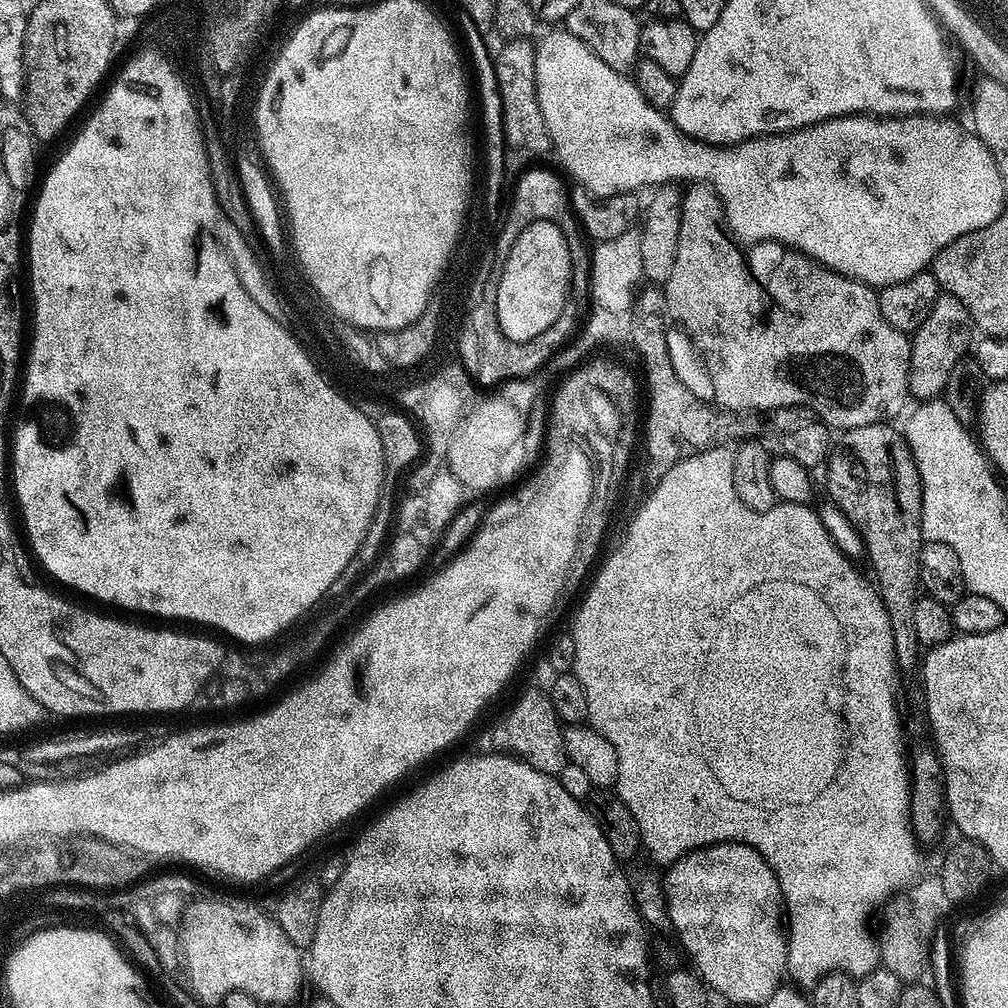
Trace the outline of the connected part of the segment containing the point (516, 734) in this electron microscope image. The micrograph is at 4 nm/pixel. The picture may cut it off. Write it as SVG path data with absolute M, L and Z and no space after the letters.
M531 690L524 692L516 700L516 705L492 728L492 744L497 753L511 754L526 761L534 770L548 776L556 776L569 763L567 750L564 748L564 731L556 717L554 706L547 691Z

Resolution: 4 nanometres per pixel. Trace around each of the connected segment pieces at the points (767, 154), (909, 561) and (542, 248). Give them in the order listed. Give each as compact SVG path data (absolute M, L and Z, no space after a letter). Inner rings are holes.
M559 30L560 32L552 32L549 36L541 35L538 43L536 44L536 89L538 90L538 106L542 106L542 118L546 118L546 130L550 134L552 139L552 152L554 156L560 159L560 164L569 172L570 175L576 179L575 183L581 188L585 188L586 191L591 192L594 196L613 196L614 194L622 194L623 192L635 193L636 188L644 187L651 189L653 186L668 186L673 182L680 182L676 180L688 180L687 182L695 182L698 184L705 184L710 186L714 190L714 194L720 200L720 207L722 209L723 219L726 221L726 227L733 237L741 245L747 246L747 244L760 244L763 240L773 240L776 244L785 244L785 249L795 250L799 255L808 256L811 260L817 260L818 263L823 264L825 268L829 268L831 272L837 272L840 276L848 276L852 280L859 280L860 283L869 286L883 286L885 284L897 284L902 282L906 278L910 278L914 274L925 271L931 265L932 261L936 259L942 249L946 246L950 246L950 242L954 242L958 238L962 238L966 234L971 232L977 232L982 230L986 226L990 226L990 222L997 220L1002 213L1006 210L1006 193L1002 186L1002 177L998 174L998 167L996 167L994 158L991 157L990 150L986 148L979 137L972 130L967 128L959 128L954 121L948 120L952 118L945 118L940 114L921 114L919 116L874 116L871 114L857 114L854 116L835 116L829 120L823 120L817 124L811 124L808 128L796 128L793 132L781 132L774 136L756 136L752 140L743 140L740 144L707 144L701 140L695 140L690 138L684 132L680 132L676 129L675 124L661 109L650 106L650 102L646 102L646 98L642 98L642 94L638 90L635 79L629 78L623 72L615 72L610 70L610 66L606 66L606 62L602 62L602 58L598 58L598 54L594 54L586 47L582 42L578 42L578 38L574 38L574 34L570 34L566 30Z
M891 423L871 424L847 429L844 436L839 437L827 461L828 468L828 496L840 507L840 512L852 523L854 531L860 535L864 548L868 551L868 560L872 563L871 575L874 577L875 587L886 606L886 614L890 618L890 626L894 634L894 648L896 662L901 669L917 667L918 657L922 652L922 645L918 638L918 630L914 630L914 610L920 583L920 475L899 427L891 428Z
M539 220L526 226L522 234L518 234L514 246L510 246L503 260L504 269L500 272L500 282L494 289L497 325L506 339L529 342L544 330L550 330L559 324L559 316L566 312L564 303L572 288L572 252L566 246L566 238L559 226L549 220Z

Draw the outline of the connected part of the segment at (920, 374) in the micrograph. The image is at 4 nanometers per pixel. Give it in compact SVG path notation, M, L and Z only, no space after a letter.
M941 294L934 302L930 314L926 314L926 322L922 322L922 326L918 326L918 330L910 336L912 353L908 371L908 394L913 401L934 400L943 393L951 370L966 356L973 336L974 325L968 319L966 306L962 306L958 298Z

